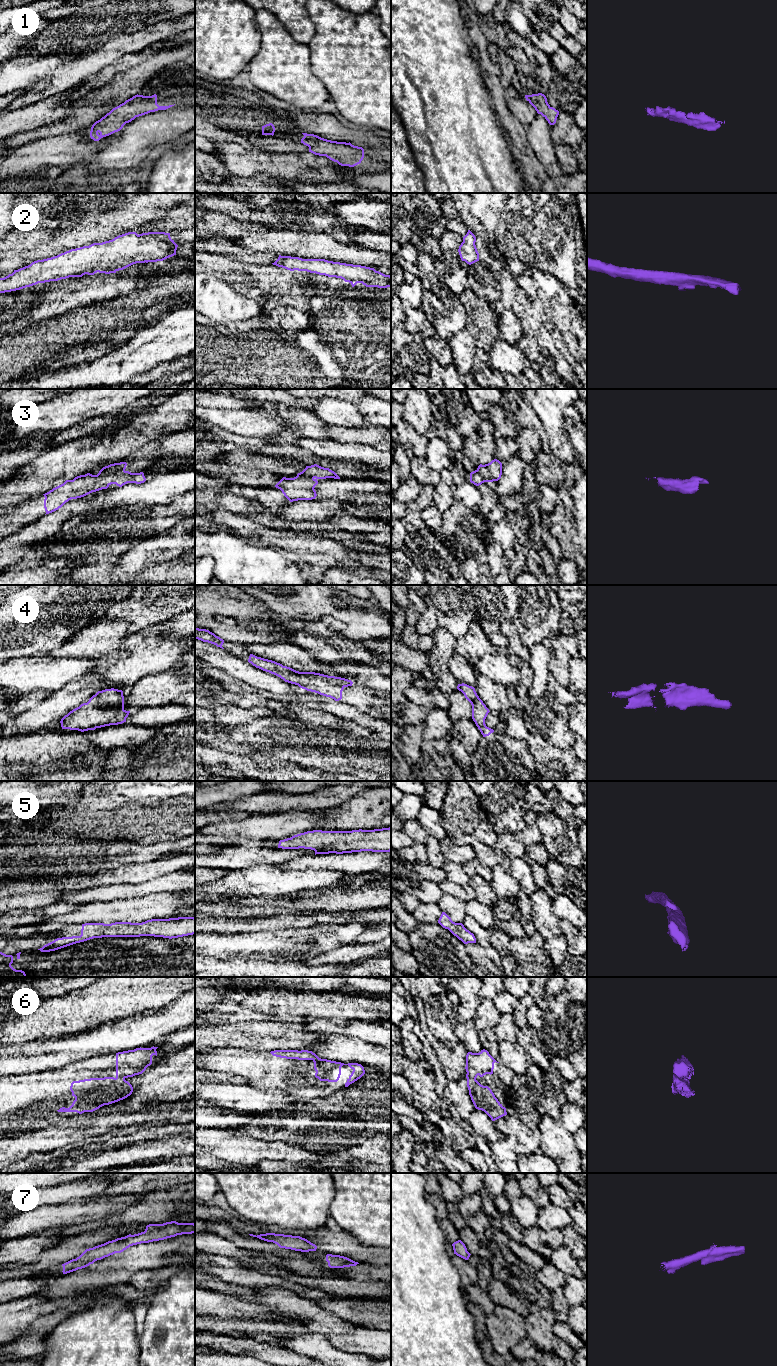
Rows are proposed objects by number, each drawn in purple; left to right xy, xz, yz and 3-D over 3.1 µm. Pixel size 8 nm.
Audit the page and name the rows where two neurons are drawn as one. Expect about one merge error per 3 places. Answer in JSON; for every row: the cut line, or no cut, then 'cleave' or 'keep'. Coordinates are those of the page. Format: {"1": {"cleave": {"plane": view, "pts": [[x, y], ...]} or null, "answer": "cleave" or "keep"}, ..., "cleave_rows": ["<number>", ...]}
{"1": {"cleave": null, "answer": "keep"}, "2": {"cleave": null, "answer": "keep"}, "3": {"cleave": null, "answer": "keep"}, "4": {"cleave": null, "answer": "keep"}, "5": {"cleave": null, "answer": "keep"}, "6": {"cleave": null, "answer": "keep"}, "7": {"cleave": null, "answer": "keep"}, "cleave_rows": []}

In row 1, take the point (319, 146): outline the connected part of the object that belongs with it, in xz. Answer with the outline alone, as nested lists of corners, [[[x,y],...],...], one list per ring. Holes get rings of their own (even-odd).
[[[302,133],[301,143],[309,147],[309,152],[326,156],[341,166],[354,167],[364,158],[364,149],[354,146],[350,142],[337,142],[321,138],[314,134]]]

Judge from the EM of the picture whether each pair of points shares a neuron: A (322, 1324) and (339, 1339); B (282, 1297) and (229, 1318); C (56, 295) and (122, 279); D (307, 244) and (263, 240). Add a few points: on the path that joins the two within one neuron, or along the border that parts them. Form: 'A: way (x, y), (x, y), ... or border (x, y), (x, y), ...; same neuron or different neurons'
A: border (356, 1330), (350, 1333), (324, 1334); different neurons
B: border (247, 1300), (265, 1304), (284, 1316); different neurons
C: way (72, 293), (106, 287); same neuron
D: way (296, 243), (274, 241); same neuron

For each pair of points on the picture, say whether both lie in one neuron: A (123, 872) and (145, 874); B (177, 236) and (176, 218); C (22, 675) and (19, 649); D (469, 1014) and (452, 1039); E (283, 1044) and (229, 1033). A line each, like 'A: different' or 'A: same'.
A: same
B: different
C: different
D: different
E: same

